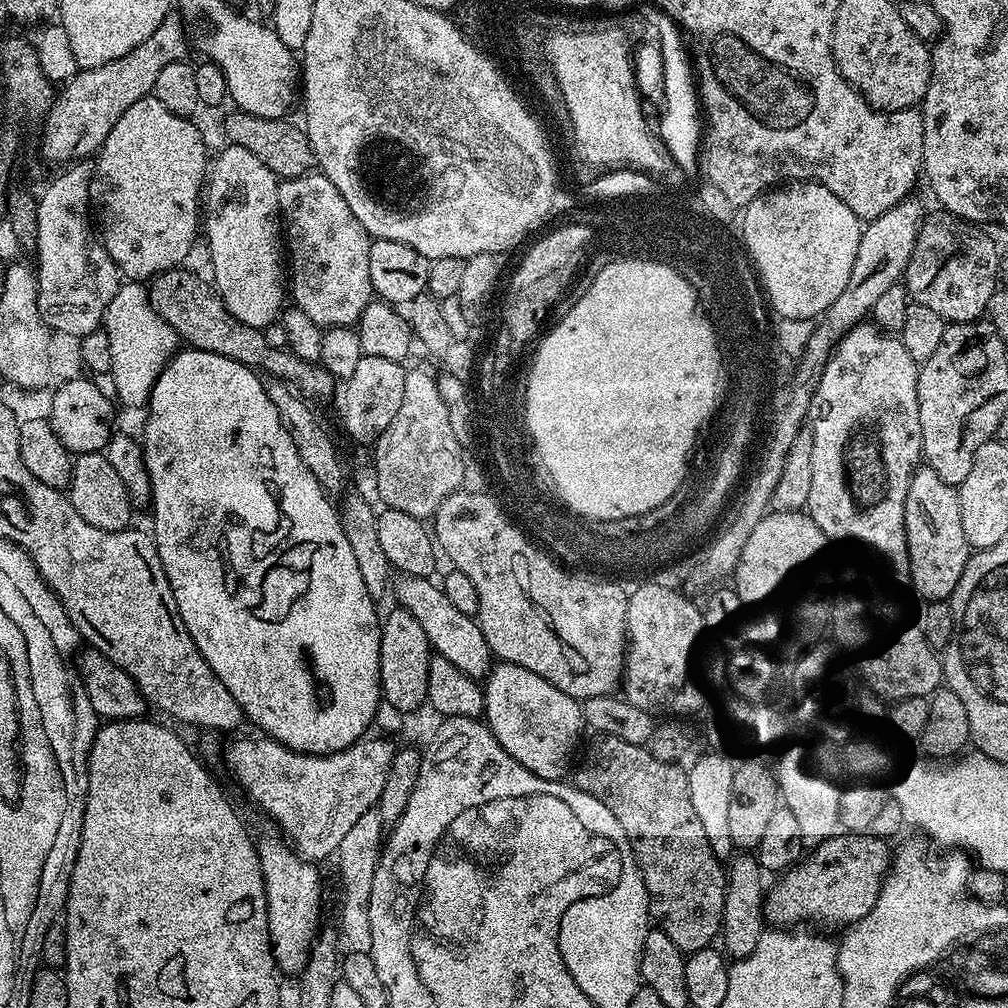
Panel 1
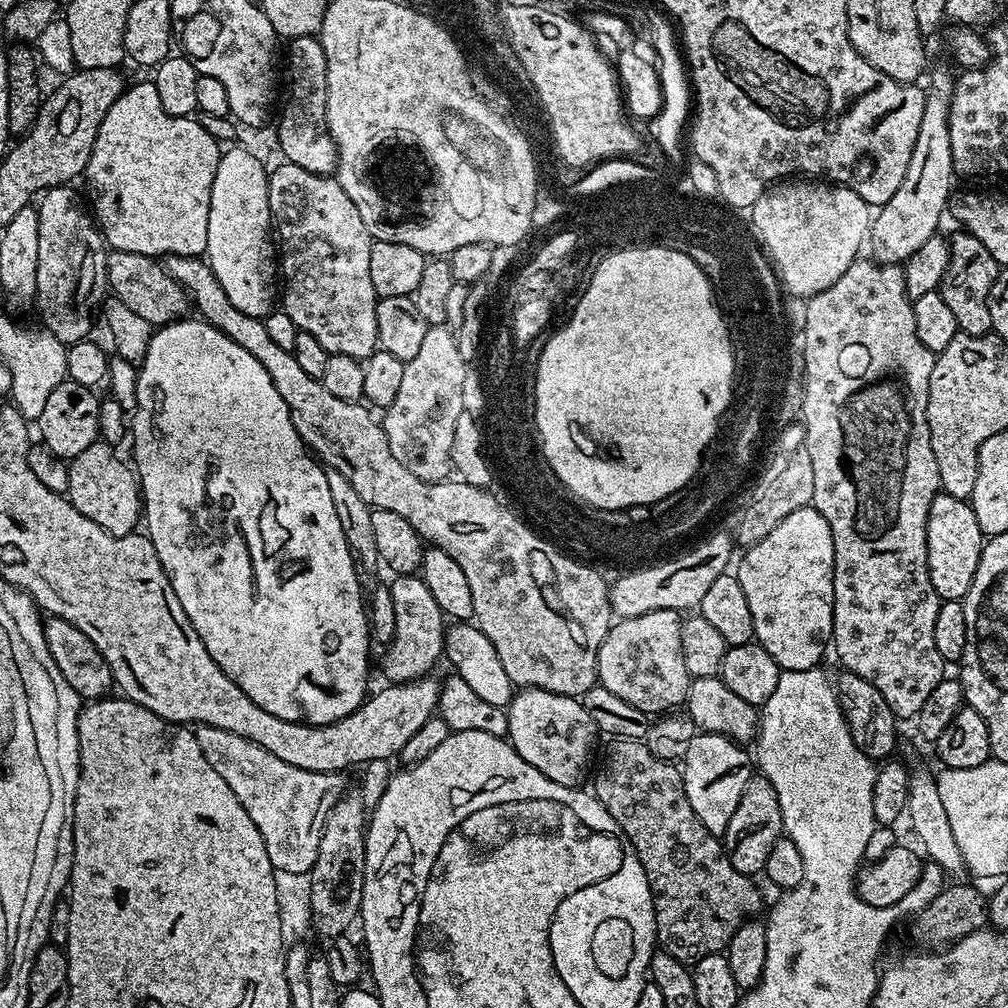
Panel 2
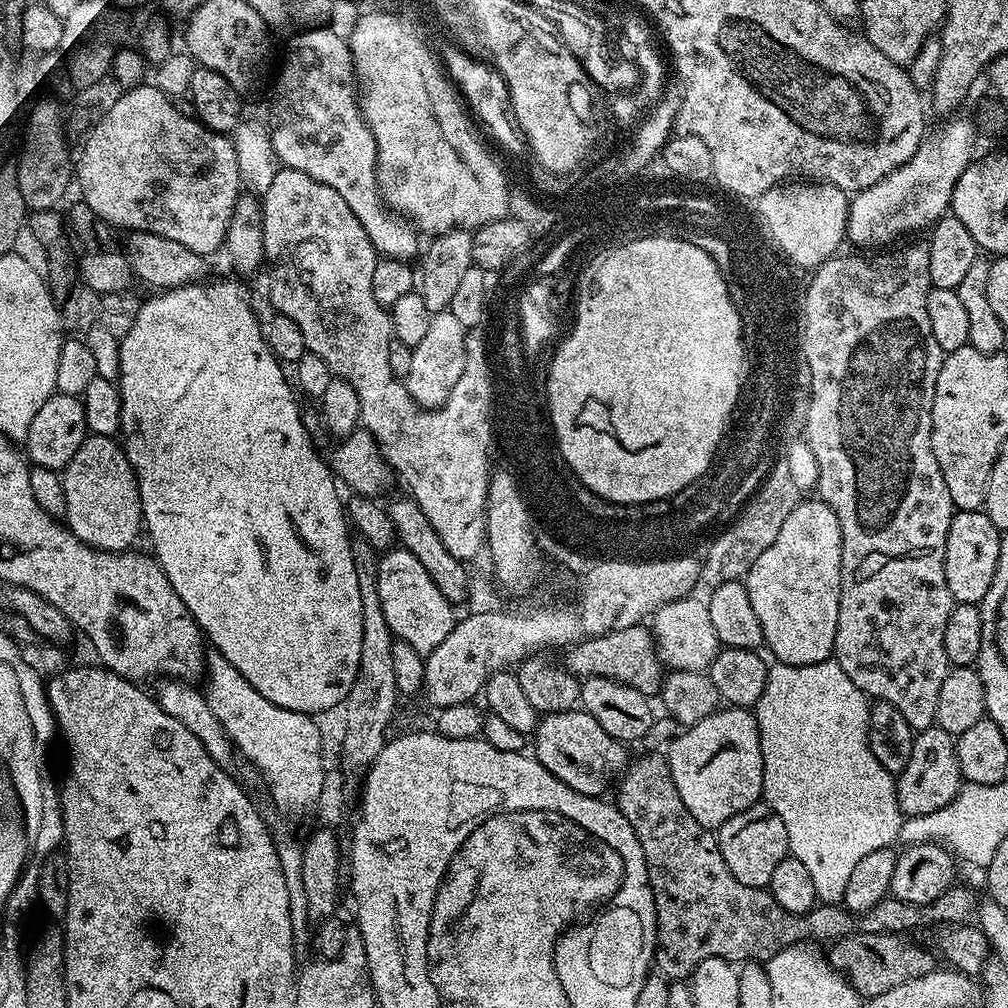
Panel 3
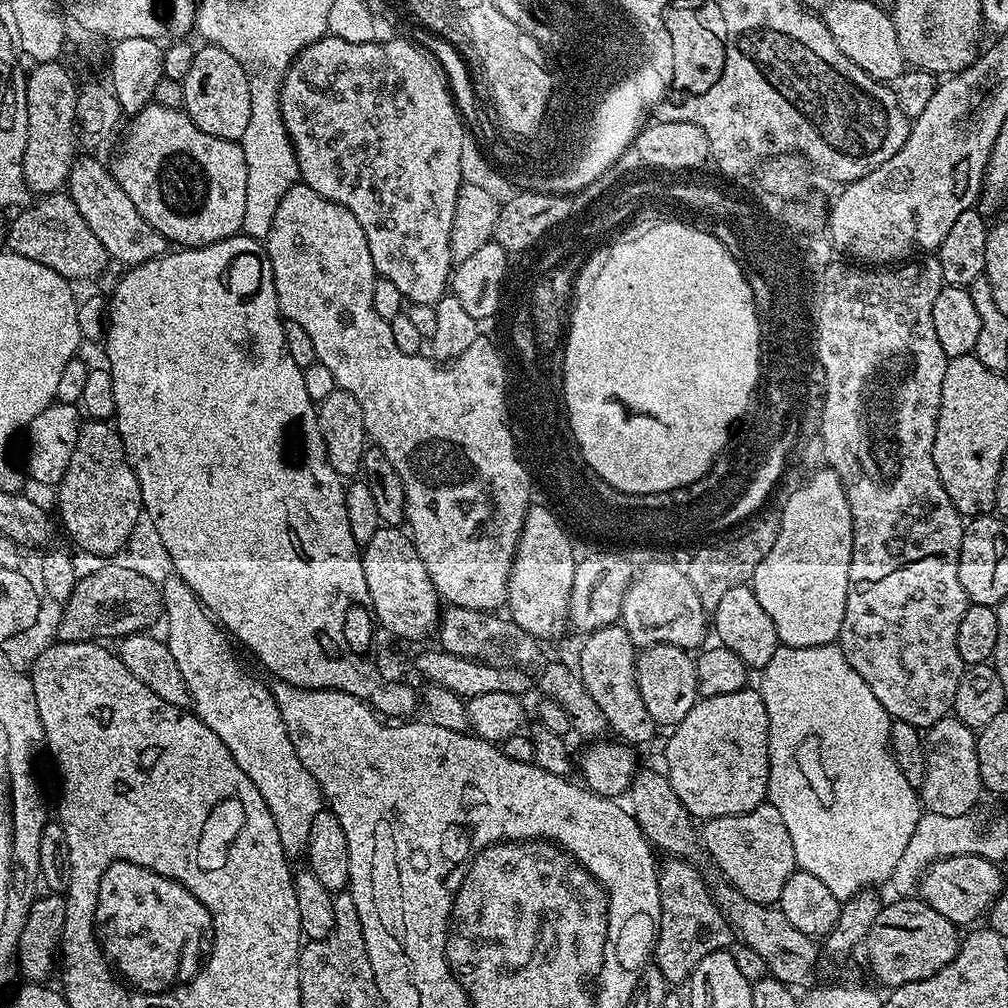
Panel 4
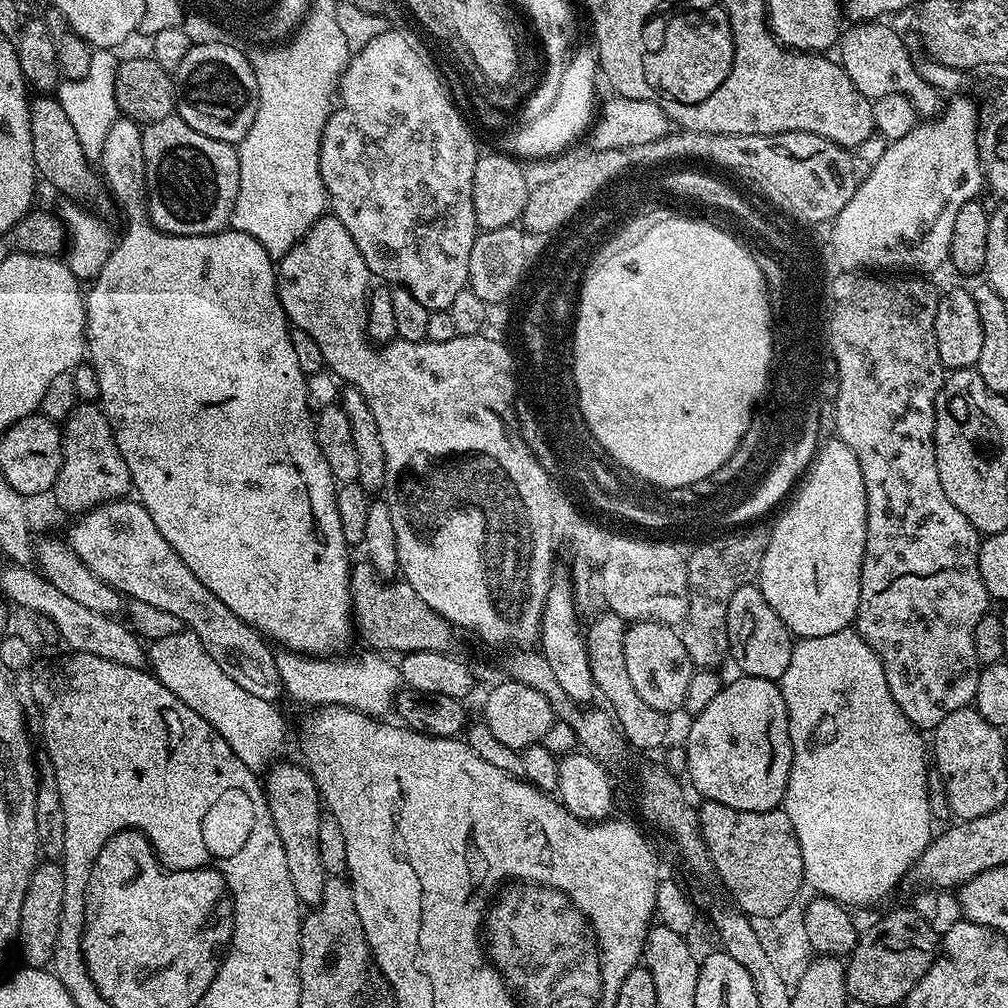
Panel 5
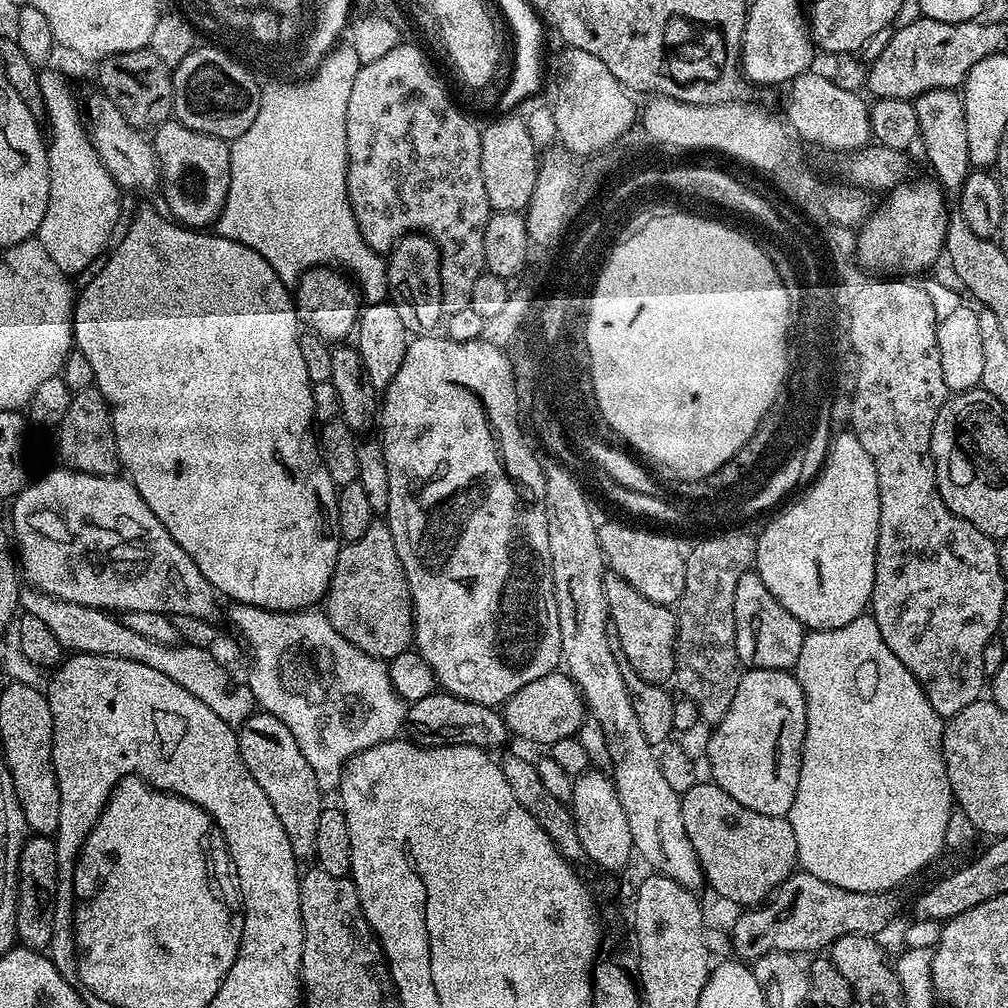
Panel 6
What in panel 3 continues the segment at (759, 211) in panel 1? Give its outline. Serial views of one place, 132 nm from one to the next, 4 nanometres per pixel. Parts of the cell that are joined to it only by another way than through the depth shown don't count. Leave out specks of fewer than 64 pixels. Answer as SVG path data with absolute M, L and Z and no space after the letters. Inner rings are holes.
M782 182L774 192L769 192L764 197L763 209L768 218L769 228L775 232L780 244L788 249L788 252L800 260L801 263L822 263L831 256L841 251L840 243L843 245L848 231L848 205L850 203L849 193L843 192L833 184L822 184L819 182Z

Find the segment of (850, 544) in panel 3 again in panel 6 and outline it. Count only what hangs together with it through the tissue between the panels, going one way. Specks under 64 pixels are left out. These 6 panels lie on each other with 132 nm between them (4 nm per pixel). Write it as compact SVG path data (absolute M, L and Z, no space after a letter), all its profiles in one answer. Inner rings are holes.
M896 278L890 284L869 287L865 291L860 291L859 296L856 296L852 308L852 334L853 340L856 341L857 352L860 352L863 371L860 372L860 391L856 399L856 429L851 432L858 438L858 442L862 442L866 454L870 454L870 458L874 462L874 470L878 474L880 525L878 526L878 546L876 547L870 614L878 622L878 630L882 630L882 638L886 642L886 646L890 646L890 650L894 650L895 656L898 657L898 662L902 662L902 666L906 666L906 670L910 670L910 674L914 674L914 678L926 694L930 706L934 706L938 715L951 718L954 714L966 710L966 706L970 706L970 702L981 699L983 692L980 691L983 688L985 691L986 677L982 654L988 643L997 635L1000 626L1002 598L1006 594L1006 588L1004 588L1006 577L1002 574L1000 549L997 541L982 534L982 530L978 530L978 526L970 526L970 522L955 516L946 506L946 502L942 502L940 491L936 485L936 468L932 465L930 438L934 430L934 418L938 418L938 410L942 410L950 393L946 382L942 382L942 362L938 362L938 338L936 337L938 317L932 300L928 296L927 287L920 285L919 288L918 285L911 284L908 280L911 279Z

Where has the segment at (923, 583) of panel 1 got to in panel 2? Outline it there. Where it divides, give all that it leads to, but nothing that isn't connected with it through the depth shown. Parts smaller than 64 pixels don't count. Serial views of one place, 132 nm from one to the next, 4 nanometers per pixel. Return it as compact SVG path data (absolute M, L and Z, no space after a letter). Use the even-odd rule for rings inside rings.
M941 491L934 502L930 502L926 522L926 554L930 582L941 601L963 601L970 590L970 582L974 582L974 570L978 570L978 558L982 558L985 543L986 537L978 526L978 518L974 518L974 510L968 500L959 500Z

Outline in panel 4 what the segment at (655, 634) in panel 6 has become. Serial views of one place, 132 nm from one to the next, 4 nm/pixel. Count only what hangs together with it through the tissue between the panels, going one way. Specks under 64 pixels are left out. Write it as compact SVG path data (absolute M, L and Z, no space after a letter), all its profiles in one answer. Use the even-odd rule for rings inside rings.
M651 644L643 649L636 658L636 677L642 702L646 702L646 710L650 710L650 718L654 718L656 725L664 730L680 724L700 696L693 653L678 646Z

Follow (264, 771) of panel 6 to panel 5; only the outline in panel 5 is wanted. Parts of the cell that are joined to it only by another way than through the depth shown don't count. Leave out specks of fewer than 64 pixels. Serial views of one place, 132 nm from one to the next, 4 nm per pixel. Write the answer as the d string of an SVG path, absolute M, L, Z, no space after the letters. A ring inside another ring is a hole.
M277 763L268 777L263 777L264 795L268 797L270 818L274 818L274 830L282 838L282 851L286 853L286 870L290 870L290 883L298 894L301 905L315 906L322 902L322 890L329 874L322 866L322 853L318 847L318 826L322 815L320 792L307 767Z

